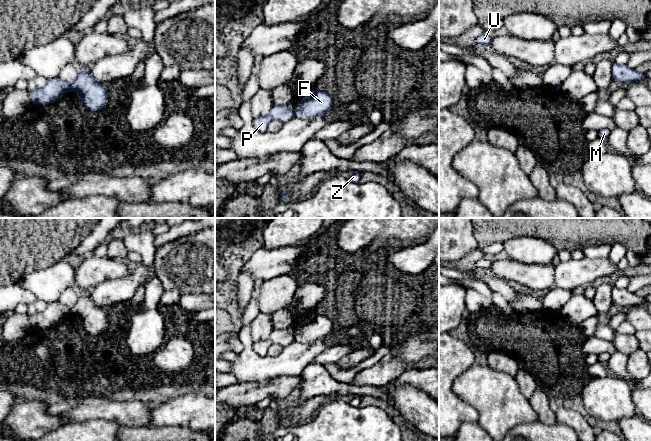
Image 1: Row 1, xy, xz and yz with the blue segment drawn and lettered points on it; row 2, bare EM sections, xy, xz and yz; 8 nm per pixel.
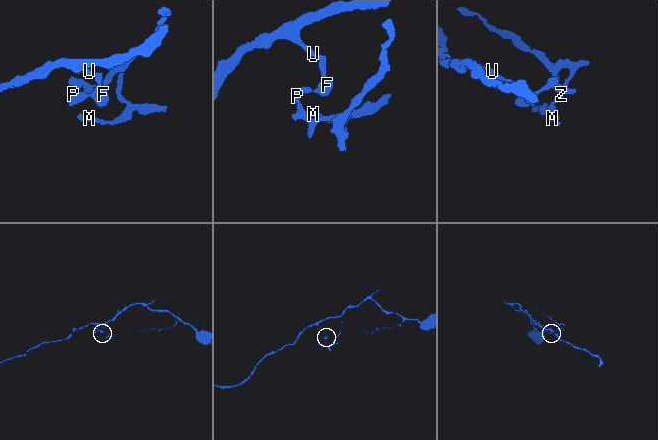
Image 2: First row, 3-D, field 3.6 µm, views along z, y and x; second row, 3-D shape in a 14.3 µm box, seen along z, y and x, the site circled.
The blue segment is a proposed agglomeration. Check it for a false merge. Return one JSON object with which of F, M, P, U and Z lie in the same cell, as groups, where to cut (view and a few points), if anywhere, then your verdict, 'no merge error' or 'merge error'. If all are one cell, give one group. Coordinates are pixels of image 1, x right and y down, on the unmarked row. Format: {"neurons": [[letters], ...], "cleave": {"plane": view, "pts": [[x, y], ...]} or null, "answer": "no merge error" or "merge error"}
{"neurons": [["F", "U"], ["M", "P", "Z"]], "cleave": {"plane": "xy", "pts": [[69, 309], [70, 313]]}, "answer": "merge error"}

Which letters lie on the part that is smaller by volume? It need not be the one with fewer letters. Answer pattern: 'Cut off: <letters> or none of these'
Cut off: M, P, Z

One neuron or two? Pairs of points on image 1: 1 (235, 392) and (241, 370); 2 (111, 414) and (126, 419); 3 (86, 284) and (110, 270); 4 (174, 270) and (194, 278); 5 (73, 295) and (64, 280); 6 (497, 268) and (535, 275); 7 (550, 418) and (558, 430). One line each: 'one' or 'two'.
1: two
2: one
3: one
4: one
5: two
6: one
7: two

